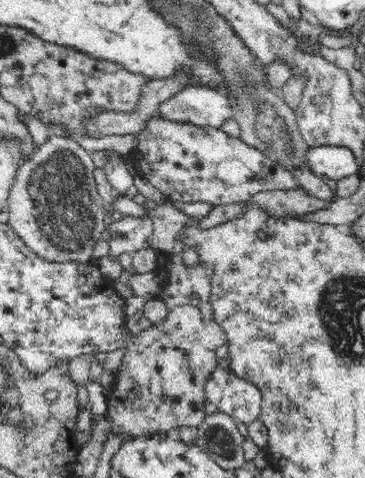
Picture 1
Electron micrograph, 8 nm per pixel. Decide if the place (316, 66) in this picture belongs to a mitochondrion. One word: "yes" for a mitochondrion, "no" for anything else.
yes

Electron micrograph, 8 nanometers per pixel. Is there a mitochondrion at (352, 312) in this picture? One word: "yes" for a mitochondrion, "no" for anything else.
yes

